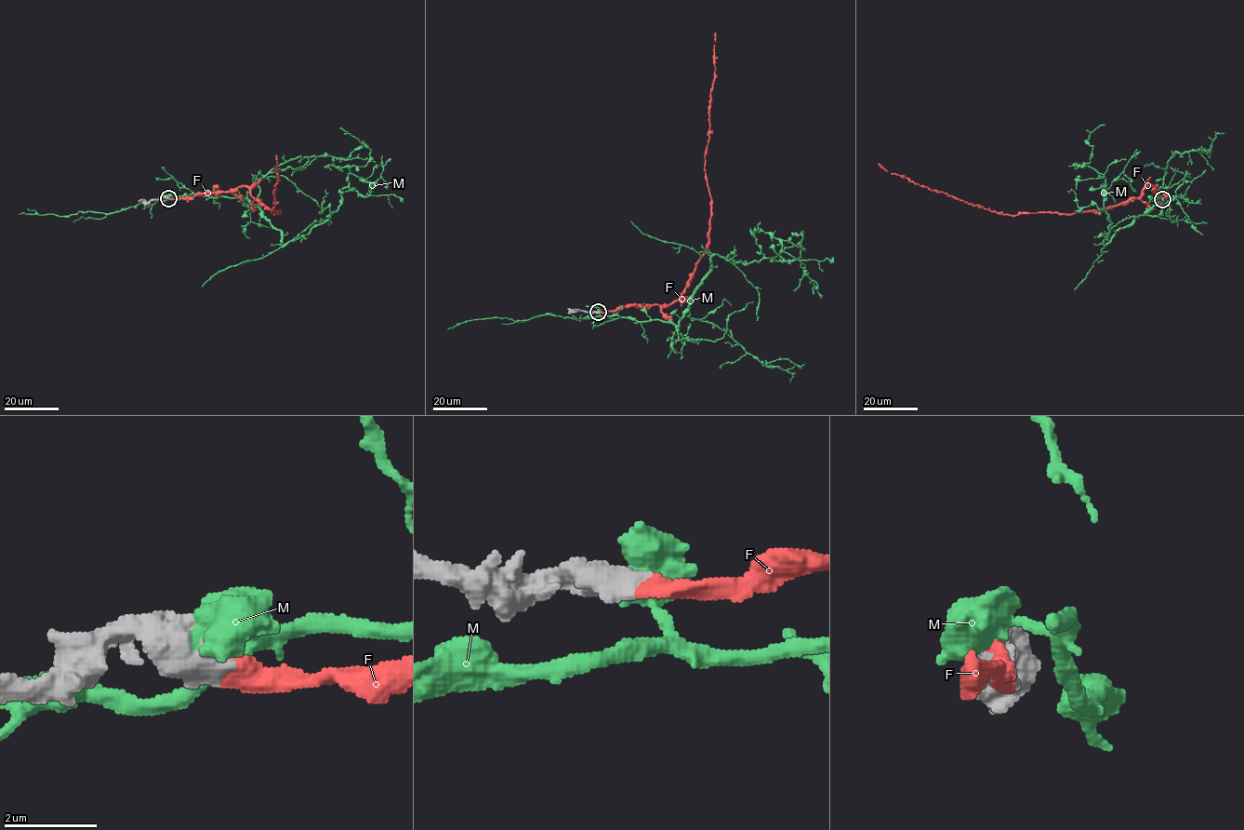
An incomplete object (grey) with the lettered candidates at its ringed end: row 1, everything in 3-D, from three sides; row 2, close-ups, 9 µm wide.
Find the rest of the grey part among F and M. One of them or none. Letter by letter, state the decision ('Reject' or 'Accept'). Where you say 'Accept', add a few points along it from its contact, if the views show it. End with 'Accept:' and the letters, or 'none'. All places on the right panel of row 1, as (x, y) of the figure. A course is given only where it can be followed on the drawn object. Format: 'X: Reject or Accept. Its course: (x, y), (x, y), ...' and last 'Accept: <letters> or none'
F: Accept. Its course: (1162, 199), (1155, 195), (1150, 185), (1137, 197), (1096, 211), (998, 214), (920, 186), (887, 171), (879, 163)
M: Reject
Accept: F

